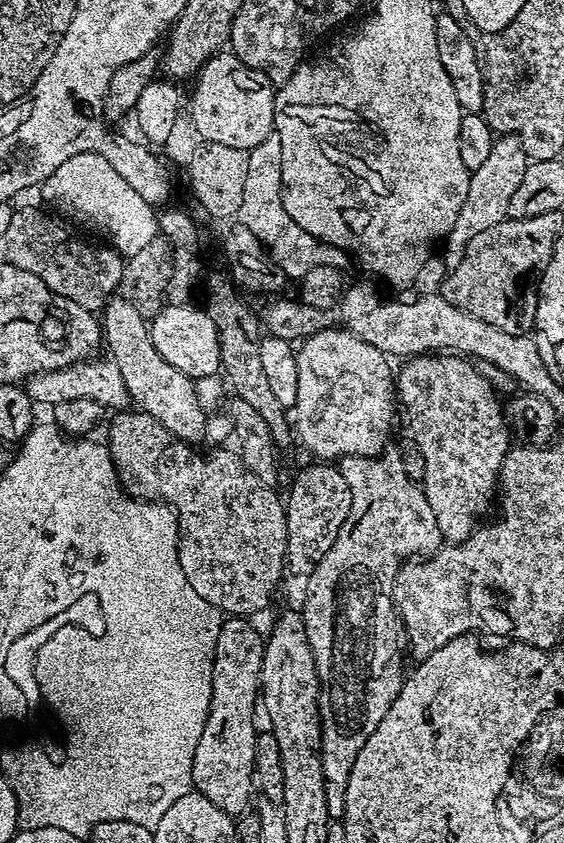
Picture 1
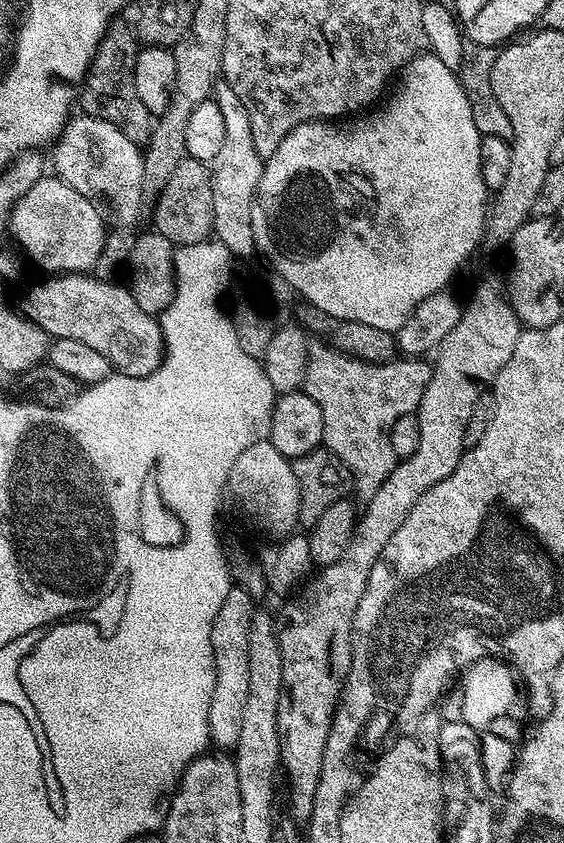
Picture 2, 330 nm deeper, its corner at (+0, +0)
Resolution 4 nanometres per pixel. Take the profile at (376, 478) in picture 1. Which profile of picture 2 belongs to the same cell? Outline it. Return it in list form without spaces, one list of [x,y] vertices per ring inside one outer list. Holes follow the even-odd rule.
[[[322,348],[321,352],[309,351],[308,366],[314,371],[306,388],[322,410],[322,444],[344,463],[354,488],[362,497],[369,498],[396,468],[398,461],[390,446],[390,430],[398,418],[411,416],[420,407],[422,394],[430,386],[432,364],[424,358],[395,358],[388,363],[372,364],[336,348]]]

